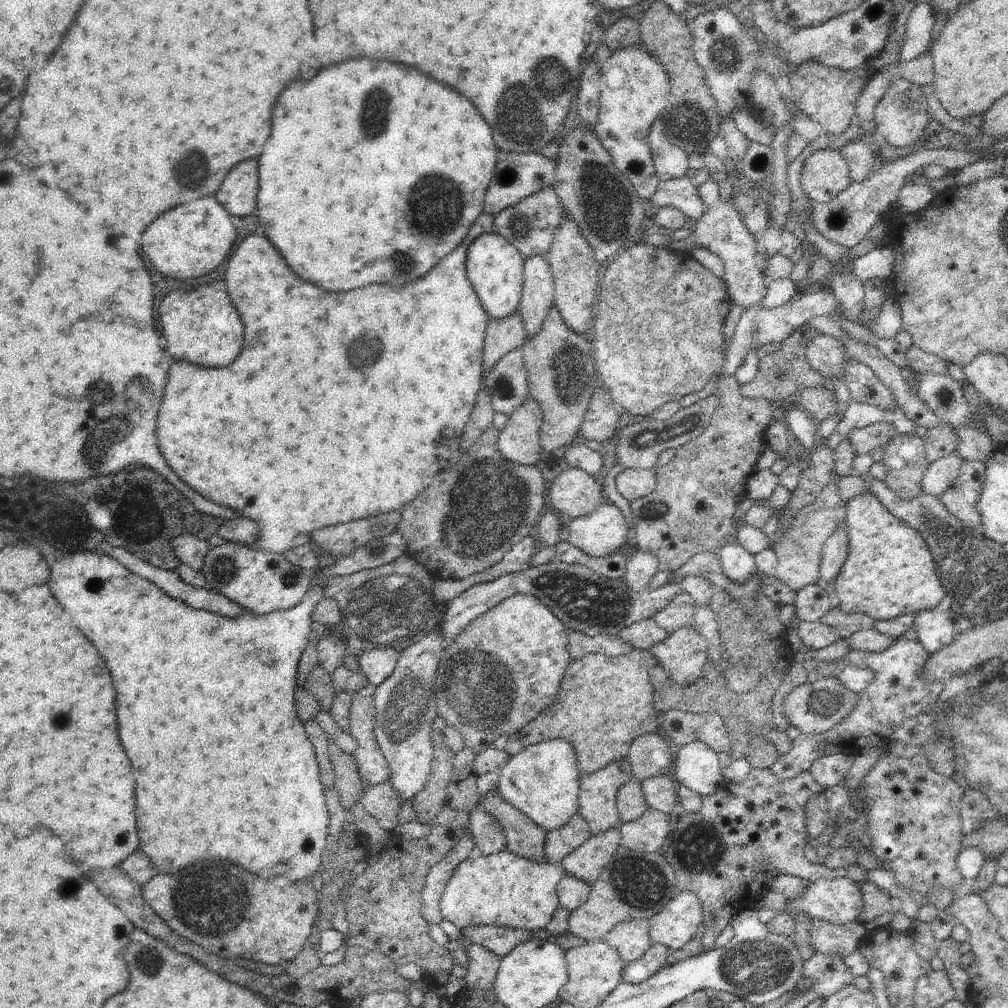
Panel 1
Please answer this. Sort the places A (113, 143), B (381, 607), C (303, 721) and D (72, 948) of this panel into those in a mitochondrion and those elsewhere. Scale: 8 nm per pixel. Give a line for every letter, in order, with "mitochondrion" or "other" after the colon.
A: other
B: mitochondrion
C: other
D: other

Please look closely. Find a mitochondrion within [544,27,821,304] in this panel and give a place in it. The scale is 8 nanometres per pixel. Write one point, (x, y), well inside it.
(606, 204)

